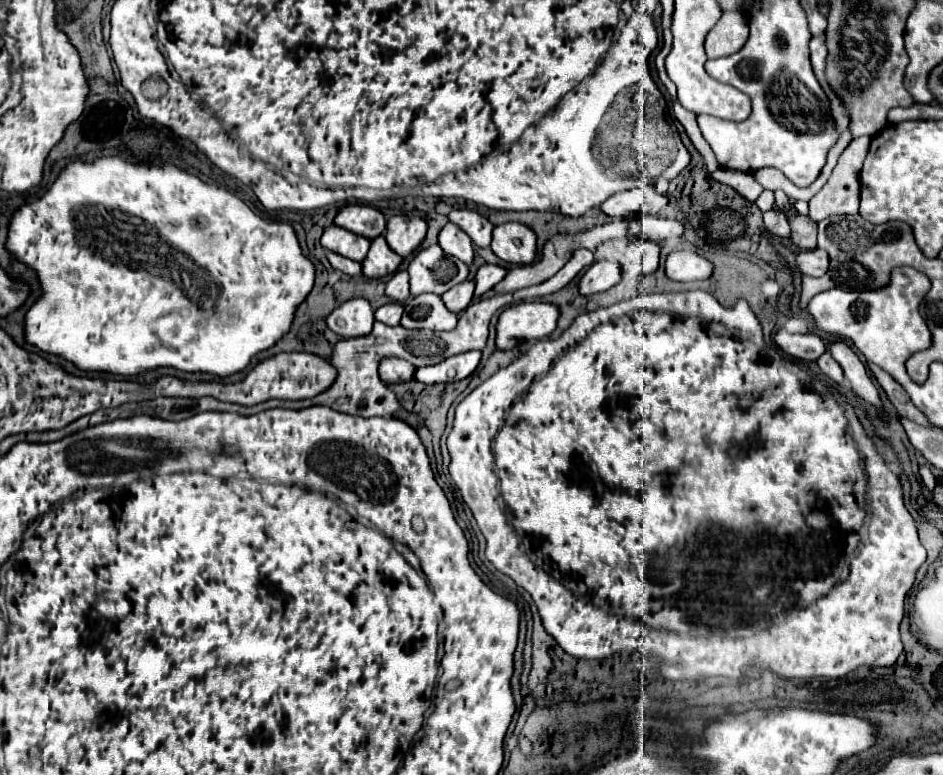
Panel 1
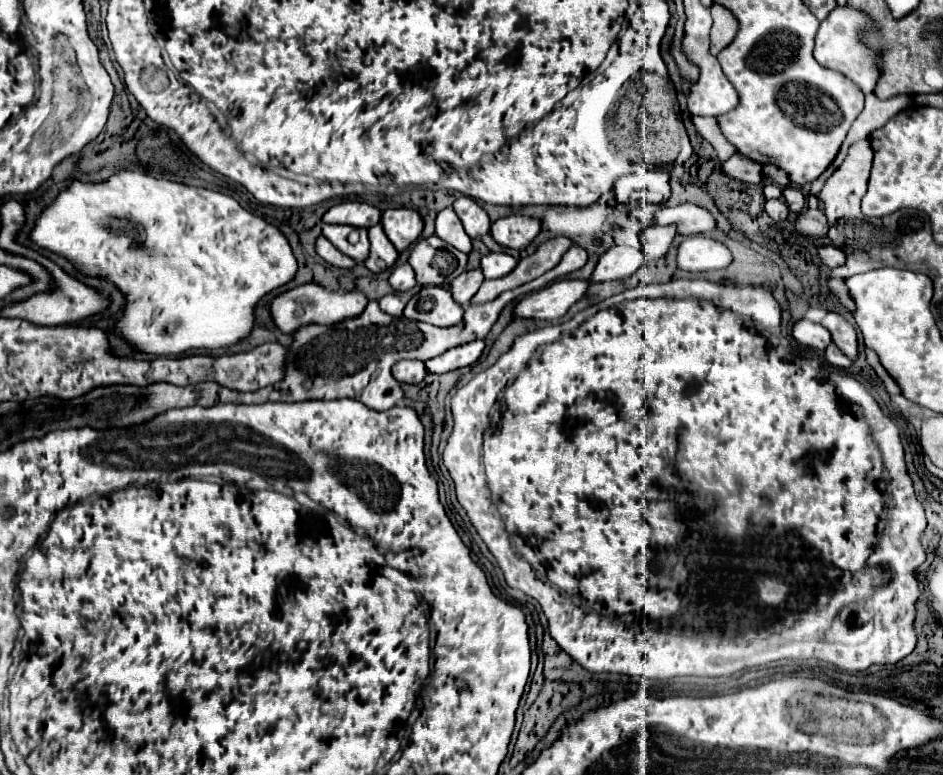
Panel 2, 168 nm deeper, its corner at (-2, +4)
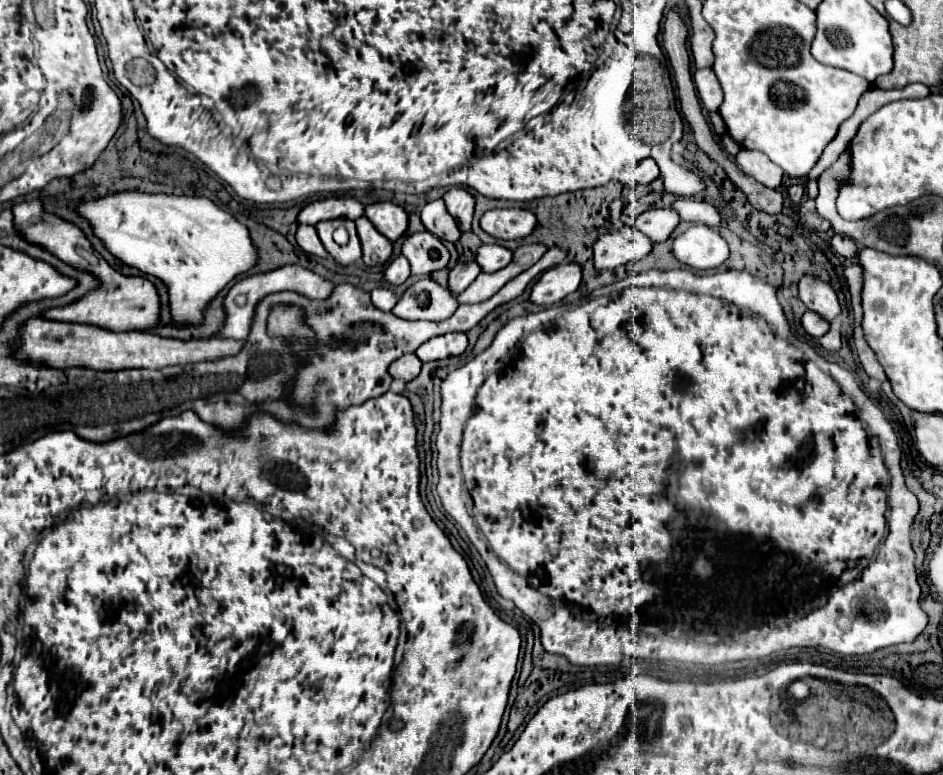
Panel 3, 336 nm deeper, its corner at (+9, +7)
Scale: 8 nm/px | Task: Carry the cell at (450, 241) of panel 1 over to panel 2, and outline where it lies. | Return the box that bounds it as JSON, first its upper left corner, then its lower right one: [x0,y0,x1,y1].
[435,208,471,254]

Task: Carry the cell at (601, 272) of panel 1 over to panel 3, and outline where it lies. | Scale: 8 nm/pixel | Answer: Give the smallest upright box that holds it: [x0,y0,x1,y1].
[594,227,652,269]

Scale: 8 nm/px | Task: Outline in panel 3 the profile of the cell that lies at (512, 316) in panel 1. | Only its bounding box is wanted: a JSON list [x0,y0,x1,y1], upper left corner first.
[530,263,582,307]

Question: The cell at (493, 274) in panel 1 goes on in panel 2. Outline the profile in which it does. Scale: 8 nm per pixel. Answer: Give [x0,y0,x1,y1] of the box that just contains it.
[481,252,517,278]

